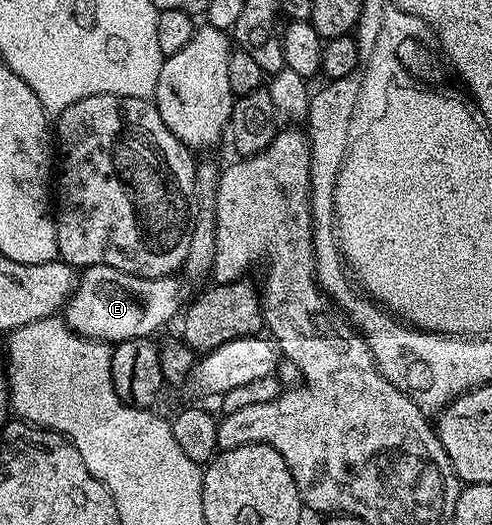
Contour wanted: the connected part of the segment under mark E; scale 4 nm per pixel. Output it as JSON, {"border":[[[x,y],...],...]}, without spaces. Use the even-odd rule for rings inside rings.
{"border":[[[89,265],[79,274],[76,288],[62,310],[62,317],[73,333],[92,337],[96,341],[115,343],[126,339],[152,337],[167,321],[175,319],[176,312],[178,317],[185,304],[184,289],[179,280],[181,278],[176,275],[139,277],[126,271],[118,271],[114,267]]]}

